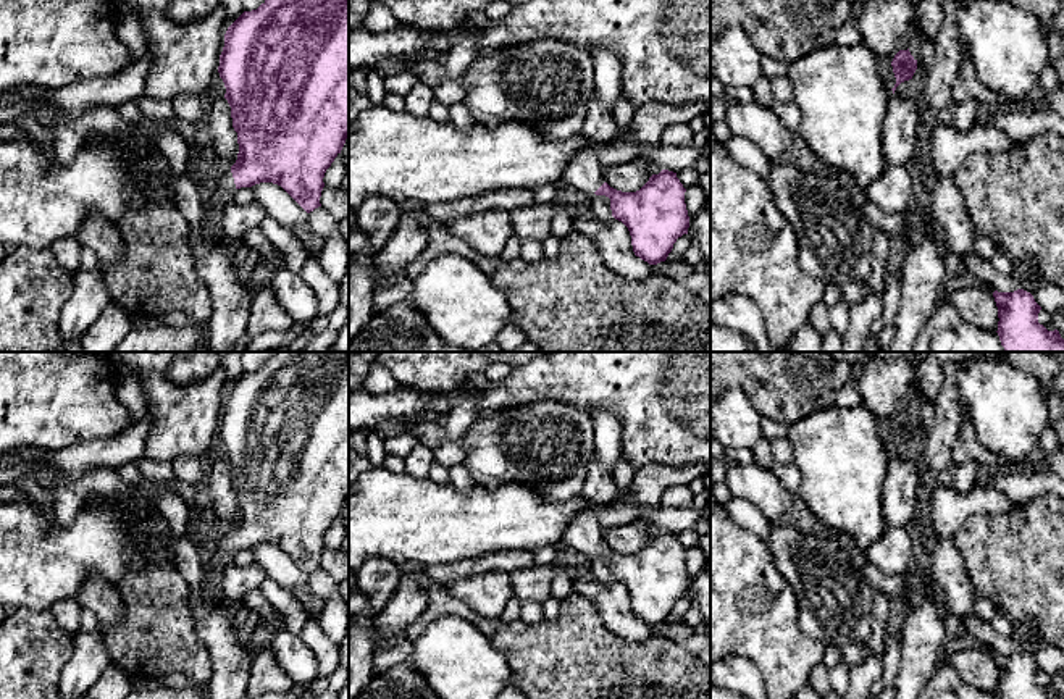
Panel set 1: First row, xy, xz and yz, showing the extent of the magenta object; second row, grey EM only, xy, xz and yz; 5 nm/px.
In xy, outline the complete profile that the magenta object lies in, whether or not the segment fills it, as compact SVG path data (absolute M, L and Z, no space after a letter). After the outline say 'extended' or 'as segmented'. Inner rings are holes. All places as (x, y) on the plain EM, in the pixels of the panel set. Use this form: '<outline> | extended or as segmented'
M276 352L228 389L218 434L226 449L239 515L232 528L216 528L202 542L205 567L224 568L241 549L273 544L307 575L321 568L325 534L349 499L349 352Z | extended

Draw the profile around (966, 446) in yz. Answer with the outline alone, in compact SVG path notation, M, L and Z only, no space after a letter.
M964 420L959 426L951 457L954 465L966 460L975 462L982 470L1020 470L1030 471L1030 468L1043 458L1040 447L1035 447L1024 460L1012 463L1003 455L990 452L977 437L974 426L969 420Z

